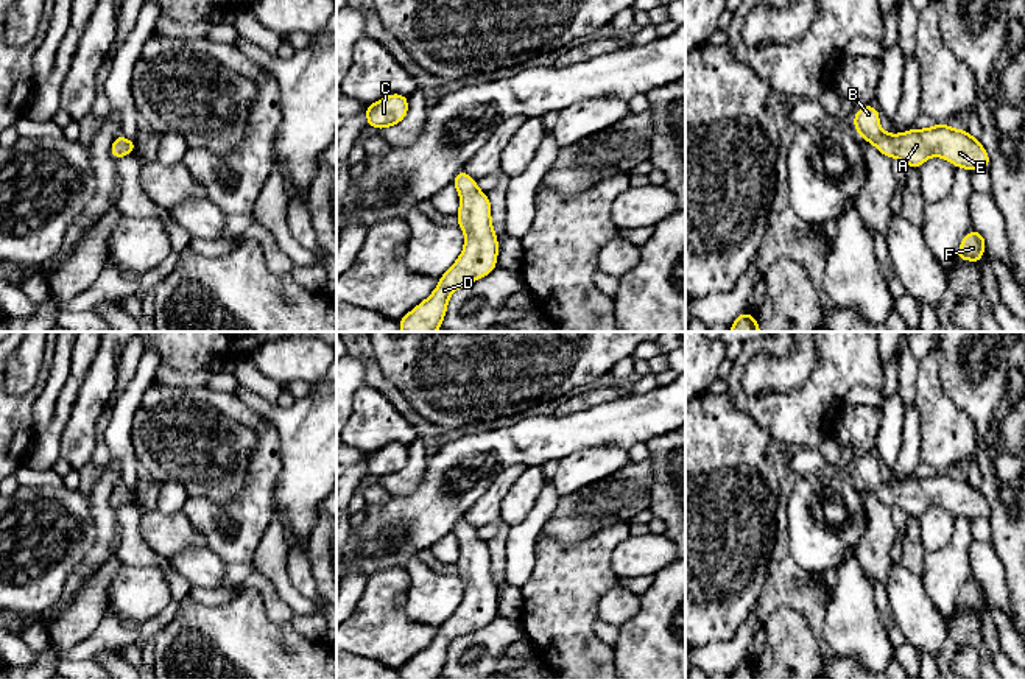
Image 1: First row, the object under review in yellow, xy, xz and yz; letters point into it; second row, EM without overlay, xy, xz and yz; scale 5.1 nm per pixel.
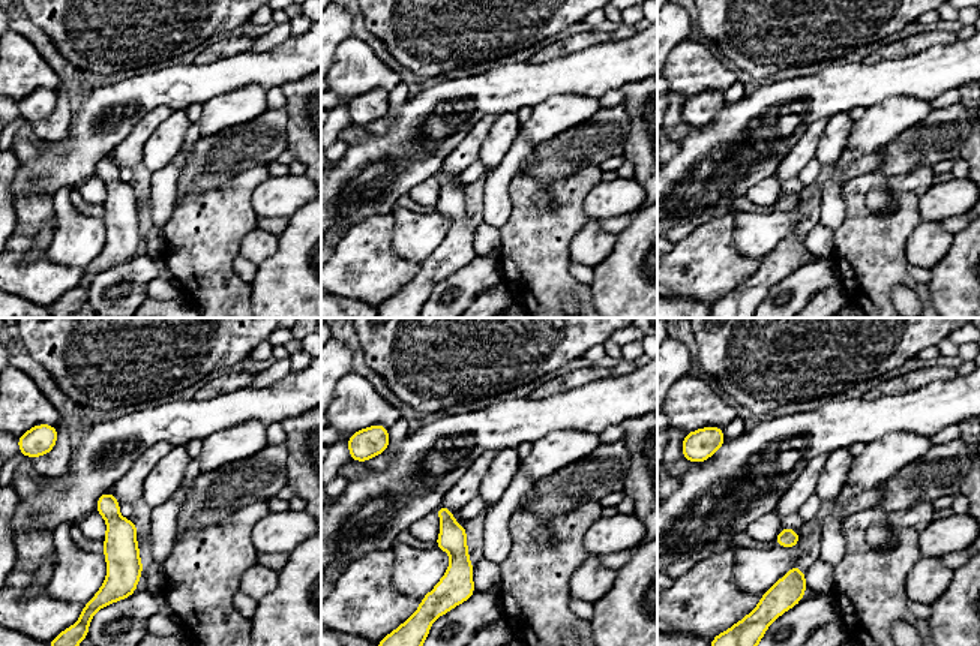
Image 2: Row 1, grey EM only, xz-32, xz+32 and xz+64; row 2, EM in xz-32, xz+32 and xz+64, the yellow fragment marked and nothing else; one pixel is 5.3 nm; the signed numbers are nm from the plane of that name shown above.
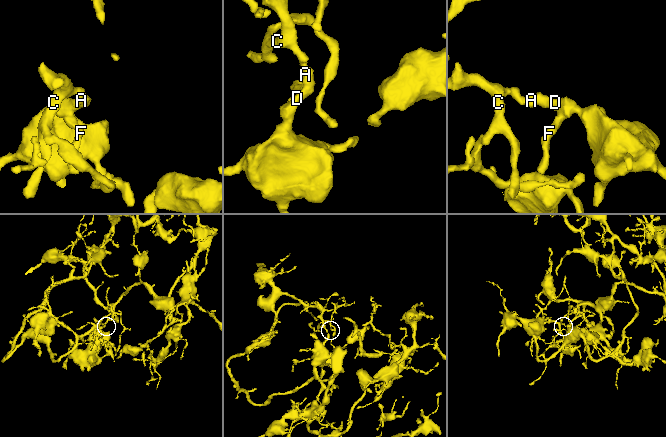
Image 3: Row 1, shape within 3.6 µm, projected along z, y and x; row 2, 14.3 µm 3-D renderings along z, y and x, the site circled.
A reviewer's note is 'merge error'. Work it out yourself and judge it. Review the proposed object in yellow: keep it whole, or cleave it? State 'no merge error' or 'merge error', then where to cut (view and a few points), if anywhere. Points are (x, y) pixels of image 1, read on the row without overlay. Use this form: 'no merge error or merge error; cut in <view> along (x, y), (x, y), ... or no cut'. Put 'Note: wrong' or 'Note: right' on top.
Note: wrong
no merge error; no cut

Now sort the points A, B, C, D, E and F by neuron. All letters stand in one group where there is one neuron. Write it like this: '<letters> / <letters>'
A B C D E F

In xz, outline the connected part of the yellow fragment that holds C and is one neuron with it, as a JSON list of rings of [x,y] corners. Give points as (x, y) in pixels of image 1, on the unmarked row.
[[[391,442],[380,450],[366,455],[366,472],[375,478],[391,477],[400,472],[408,461],[408,445]]]

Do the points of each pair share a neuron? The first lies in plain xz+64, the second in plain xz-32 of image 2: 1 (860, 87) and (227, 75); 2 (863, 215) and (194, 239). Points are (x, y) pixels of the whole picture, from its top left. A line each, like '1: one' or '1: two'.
1: one
2: one

